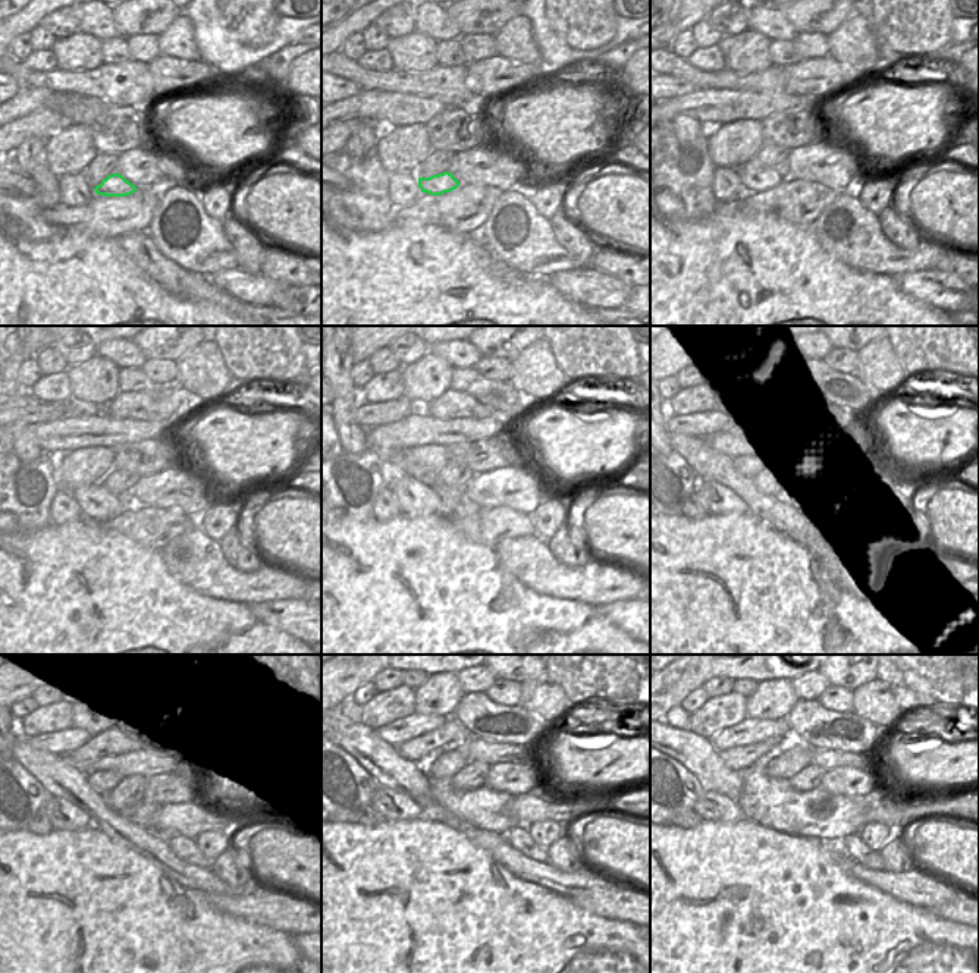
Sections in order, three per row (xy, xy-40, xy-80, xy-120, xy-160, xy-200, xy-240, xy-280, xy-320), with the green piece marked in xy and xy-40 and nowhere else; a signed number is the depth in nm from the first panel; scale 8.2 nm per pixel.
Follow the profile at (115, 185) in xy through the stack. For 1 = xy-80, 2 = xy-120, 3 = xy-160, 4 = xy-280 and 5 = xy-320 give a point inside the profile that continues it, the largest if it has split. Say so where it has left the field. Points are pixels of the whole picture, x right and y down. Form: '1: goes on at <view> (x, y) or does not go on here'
1: goes on at xy-80 (755, 178)
2: goes on at xy-120 (97, 504)
3: goes on at xy-160 (416, 499)
4: goes on at xy-280 (388, 806)
5: goes on at xy-320 (712, 806)

